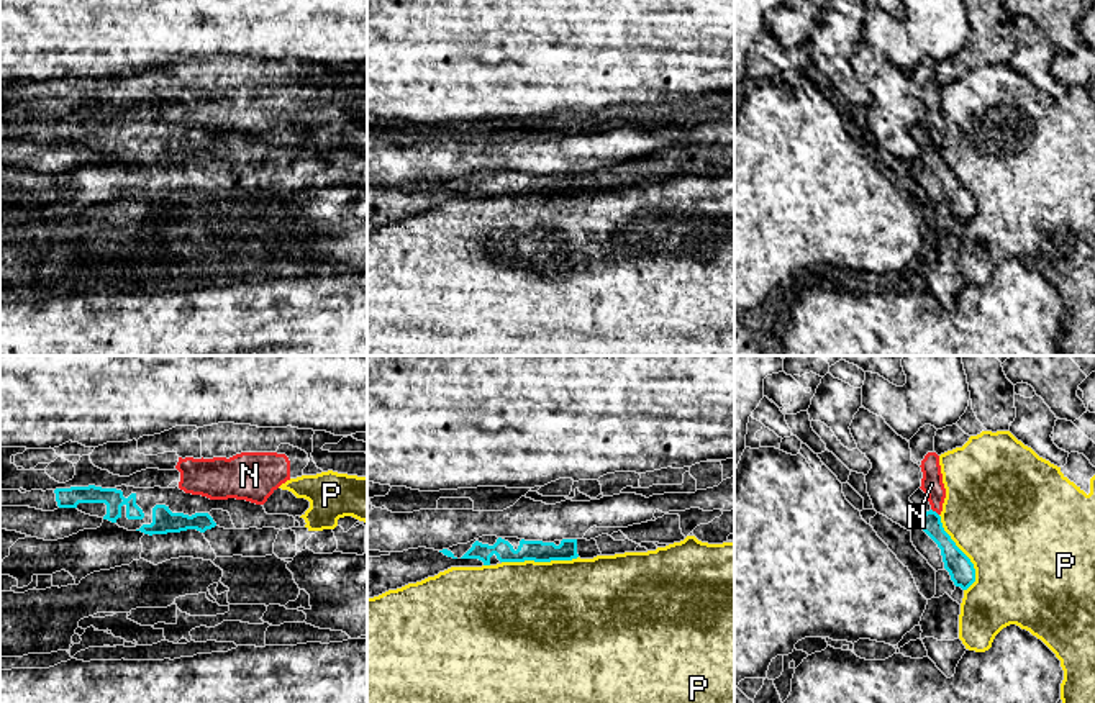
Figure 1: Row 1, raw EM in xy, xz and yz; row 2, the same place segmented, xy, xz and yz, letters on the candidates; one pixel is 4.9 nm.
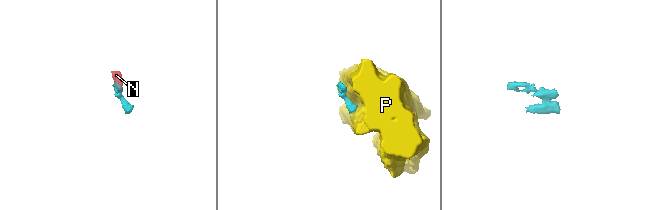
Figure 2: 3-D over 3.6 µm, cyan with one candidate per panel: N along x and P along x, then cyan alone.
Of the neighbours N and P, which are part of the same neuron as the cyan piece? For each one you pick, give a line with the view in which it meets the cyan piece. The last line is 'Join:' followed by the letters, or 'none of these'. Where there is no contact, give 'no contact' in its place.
Join: none of these

